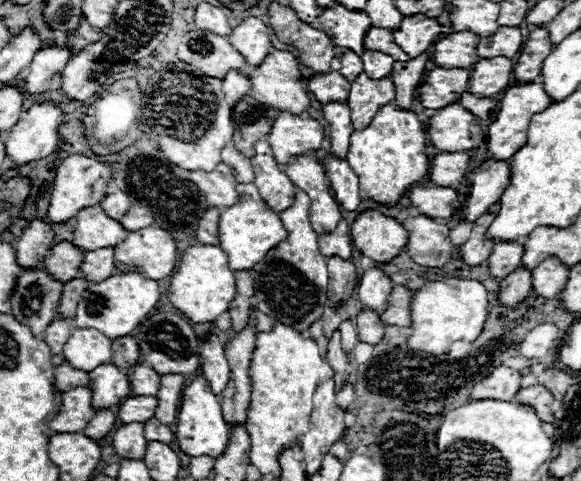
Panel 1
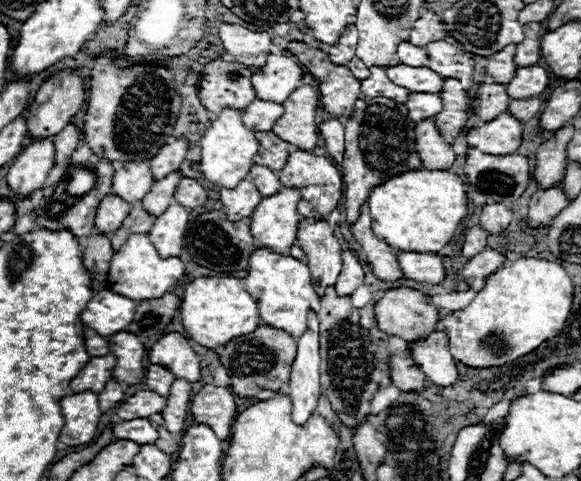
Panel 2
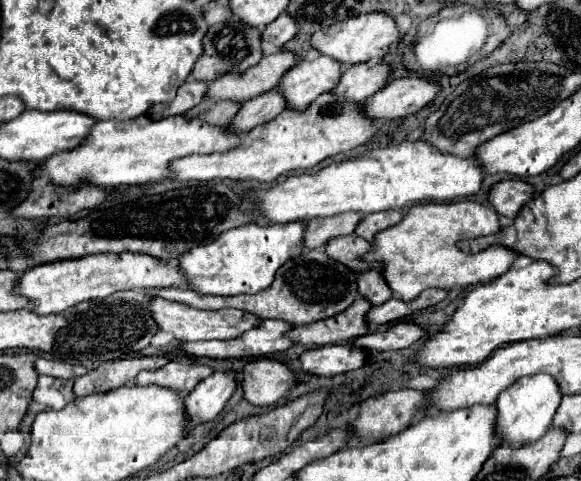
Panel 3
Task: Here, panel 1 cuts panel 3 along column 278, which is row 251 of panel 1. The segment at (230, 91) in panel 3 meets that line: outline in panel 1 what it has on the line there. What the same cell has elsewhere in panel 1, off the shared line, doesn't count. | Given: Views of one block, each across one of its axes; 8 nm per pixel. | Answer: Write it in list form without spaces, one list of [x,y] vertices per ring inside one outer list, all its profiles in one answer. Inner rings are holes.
[[[64,240],[64,242],[58,242],[56,246],[52,246],[50,256],[46,256],[46,260],[44,260],[44,268],[48,268],[48,272],[52,272],[52,276],[56,276],[56,280],[68,282],[68,280],[80,276],[82,260],[84,260],[84,252],[80,248],[76,248],[72,242]]]

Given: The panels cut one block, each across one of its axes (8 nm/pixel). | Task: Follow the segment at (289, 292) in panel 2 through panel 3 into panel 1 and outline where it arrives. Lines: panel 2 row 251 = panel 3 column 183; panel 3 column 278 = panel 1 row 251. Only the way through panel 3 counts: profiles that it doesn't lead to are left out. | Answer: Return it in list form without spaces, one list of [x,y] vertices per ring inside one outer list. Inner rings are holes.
[[[236,184],[236,192],[240,200],[232,204],[232,208],[220,210],[220,248],[224,248],[228,256],[228,264],[232,272],[236,270],[250,270],[256,262],[260,262],[270,248],[278,242],[286,240],[288,232],[282,226],[278,212],[274,212],[260,196],[254,184]]]

